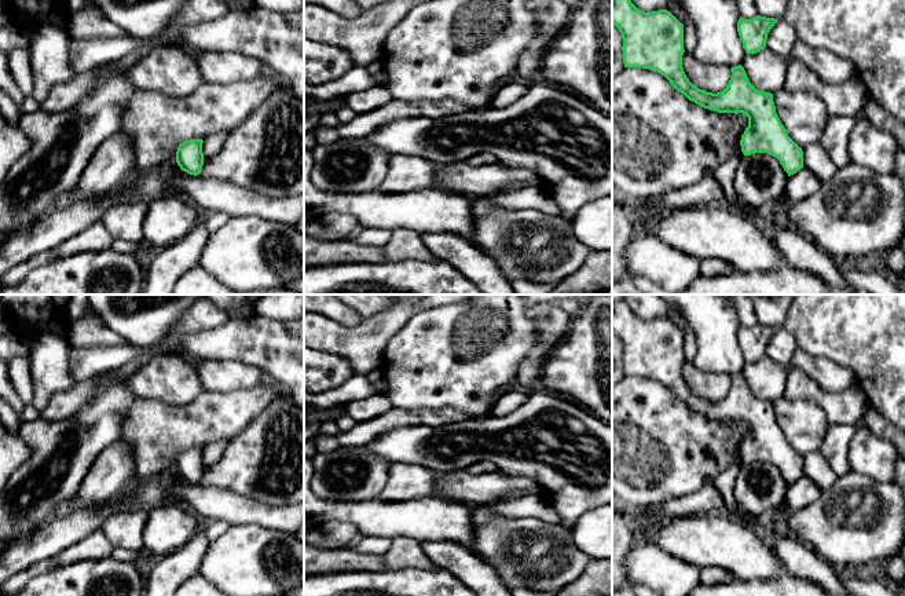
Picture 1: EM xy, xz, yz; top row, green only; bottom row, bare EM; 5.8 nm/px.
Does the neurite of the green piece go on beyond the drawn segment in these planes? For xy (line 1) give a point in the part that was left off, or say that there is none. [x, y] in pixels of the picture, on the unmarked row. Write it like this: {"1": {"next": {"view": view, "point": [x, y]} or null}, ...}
{"1": {"next": null}}

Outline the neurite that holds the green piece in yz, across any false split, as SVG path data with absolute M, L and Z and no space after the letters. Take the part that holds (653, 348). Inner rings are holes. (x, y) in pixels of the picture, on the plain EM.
M626 300L612 303L612 332L623 347L624 376L642 376L663 383L670 392L696 413L718 421L743 421L748 425L748 435L741 443L740 454L744 464L767 461L776 465L788 485L803 476L803 460L787 442L781 432L773 402L756 398L748 388L741 373L730 377L732 384L722 401L707 401L693 394L682 376L684 333L667 318L645 321L638 318Z

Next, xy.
M190 447L179 453L176 471L182 479L190 483L199 483L204 473L202 447Z

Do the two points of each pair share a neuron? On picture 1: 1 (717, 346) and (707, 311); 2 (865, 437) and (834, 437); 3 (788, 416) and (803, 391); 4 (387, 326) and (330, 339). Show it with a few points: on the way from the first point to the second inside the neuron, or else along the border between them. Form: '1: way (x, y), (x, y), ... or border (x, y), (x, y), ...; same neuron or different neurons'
1: way (717, 337), (713, 320); same neuron
2: border (856, 426), (856, 432), (847, 452), (849, 468); different neurons
3: border (783, 395), (787, 398), (812, 399), (827, 416); different neurons
4: way (373, 335), (369, 339), (344, 339); same neuron

